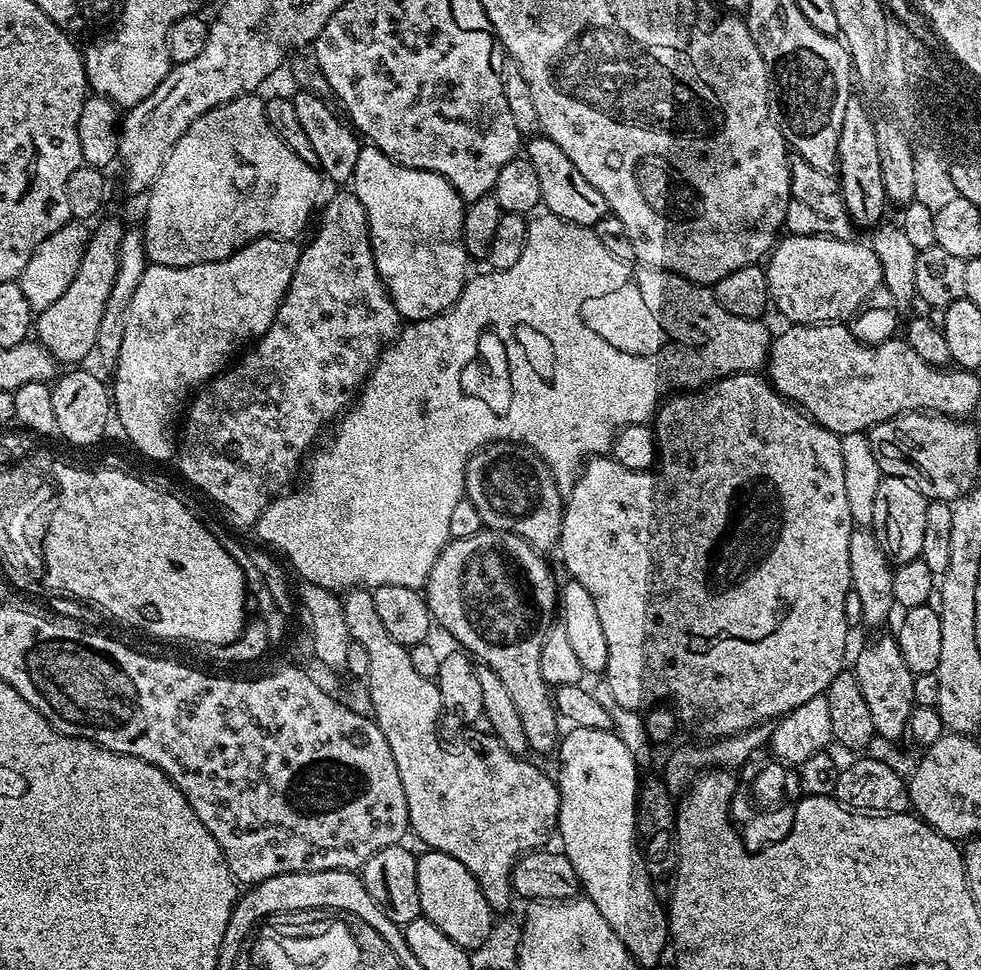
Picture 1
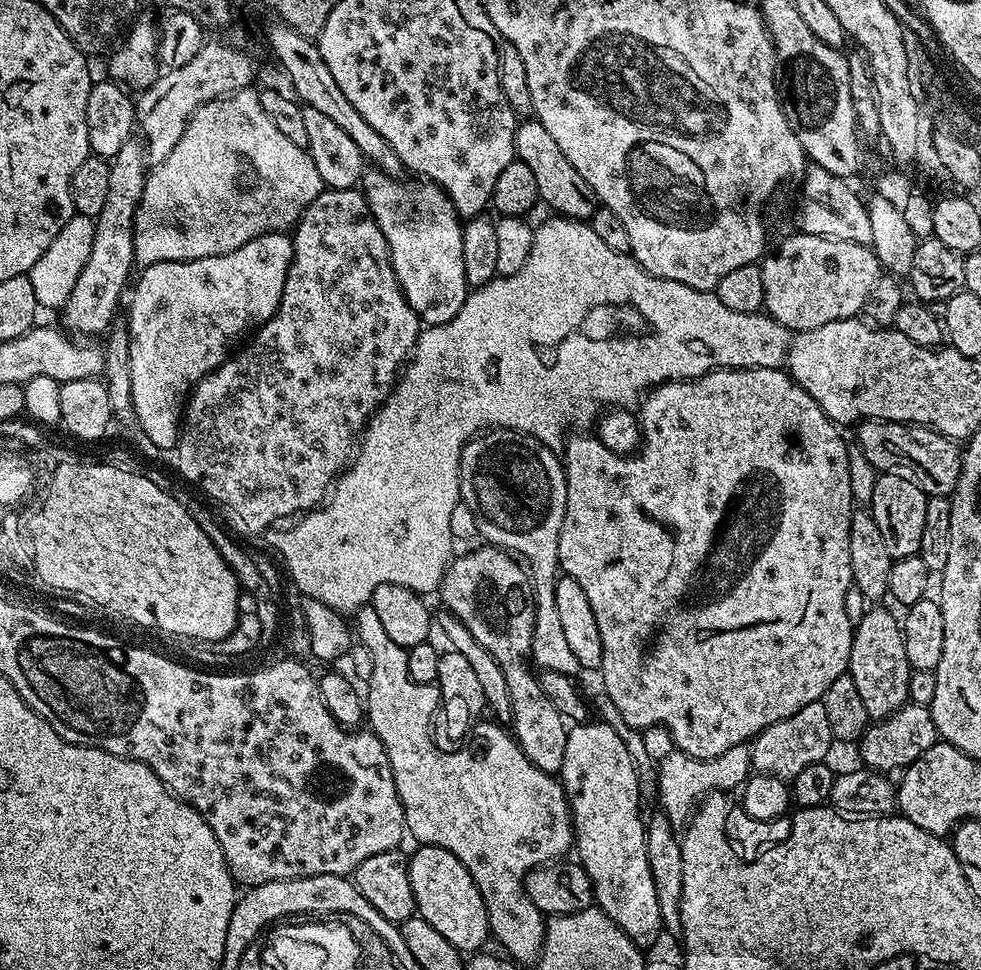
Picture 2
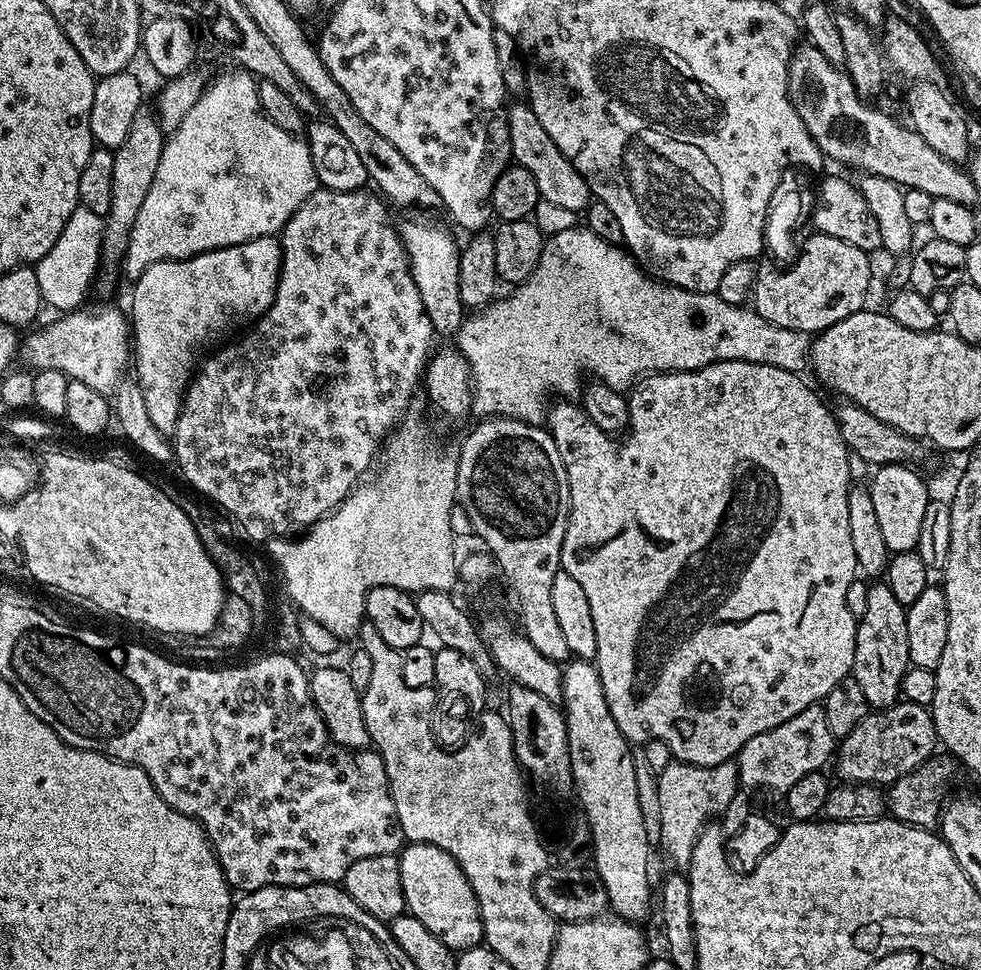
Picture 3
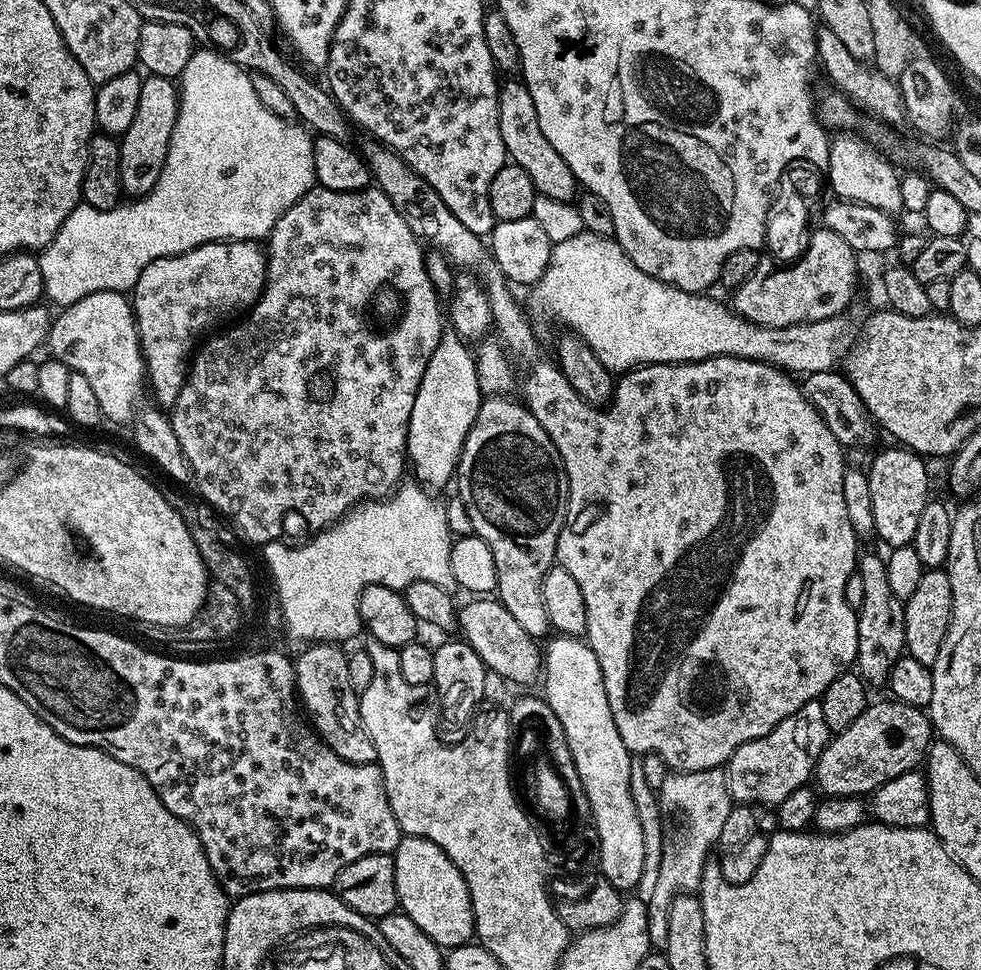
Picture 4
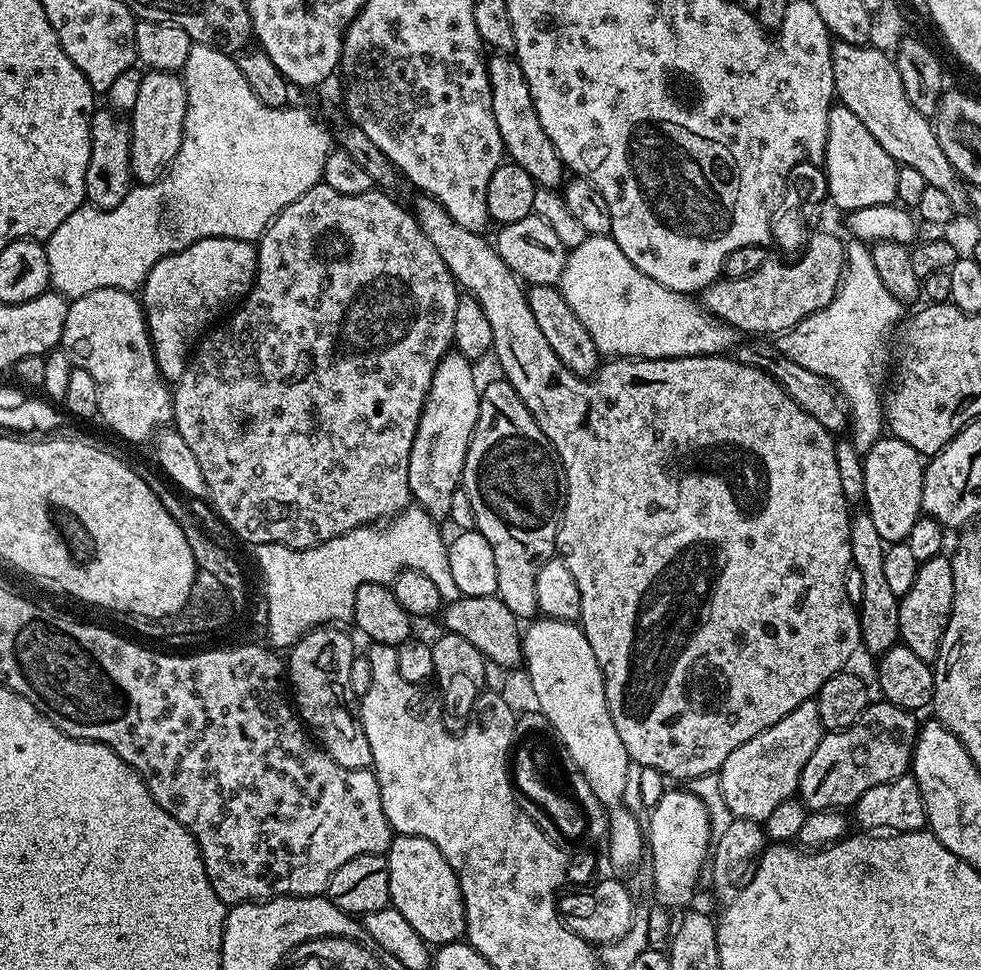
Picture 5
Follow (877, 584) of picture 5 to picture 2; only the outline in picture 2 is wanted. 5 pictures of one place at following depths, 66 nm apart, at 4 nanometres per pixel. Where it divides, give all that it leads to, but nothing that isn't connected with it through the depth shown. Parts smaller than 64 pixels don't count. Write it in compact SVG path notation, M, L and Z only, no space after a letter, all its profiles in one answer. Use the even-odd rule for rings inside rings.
M872 606L864 613L864 617L854 625L854 631L852 633L852 645L850 646L850 658L848 659L847 675L854 678L854 686L858 690L858 694L862 698L862 702L866 706L866 714L869 721L875 722L877 720L885 720L892 712L897 712L899 708L903 708L905 704L909 703L908 691L910 690L910 678L914 669L910 666L910 662L906 658L906 646L904 645L904 629L898 616L895 616L892 612L887 612L886 609L880 608L884 606Z

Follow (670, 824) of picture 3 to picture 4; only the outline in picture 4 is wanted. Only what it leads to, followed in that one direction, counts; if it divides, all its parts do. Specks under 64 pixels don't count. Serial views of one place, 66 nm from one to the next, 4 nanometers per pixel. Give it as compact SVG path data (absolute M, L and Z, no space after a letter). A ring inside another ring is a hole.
M723 767L704 771L671 771L664 778L658 797L667 811L676 810L685 815L684 830L673 838L671 835L670 843L661 856L660 871L653 895L650 901L645 903L651 949L662 952L667 943L670 903L678 895L691 895L699 891L704 868L710 858L708 854L720 841L722 828L734 801L729 794L727 771Z

